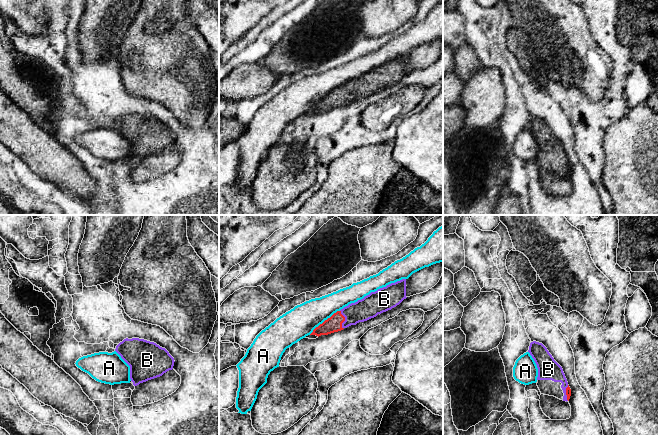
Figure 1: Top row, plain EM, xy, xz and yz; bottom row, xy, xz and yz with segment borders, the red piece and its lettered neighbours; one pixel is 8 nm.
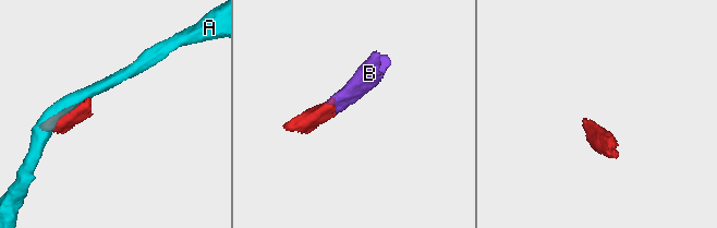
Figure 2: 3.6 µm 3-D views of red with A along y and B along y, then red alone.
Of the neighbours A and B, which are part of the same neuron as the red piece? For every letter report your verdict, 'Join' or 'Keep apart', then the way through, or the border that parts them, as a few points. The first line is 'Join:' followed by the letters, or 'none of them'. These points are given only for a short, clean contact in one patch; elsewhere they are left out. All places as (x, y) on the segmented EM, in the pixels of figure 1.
Join: B
A: Keep apart
B: Join. Path across: xz (333, 324), (344, 319), (370, 306)

